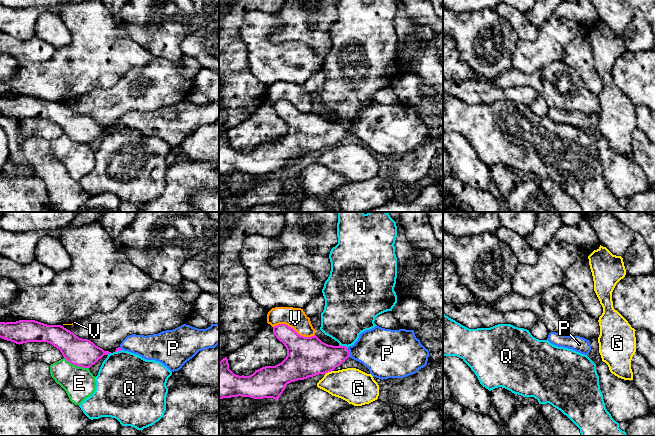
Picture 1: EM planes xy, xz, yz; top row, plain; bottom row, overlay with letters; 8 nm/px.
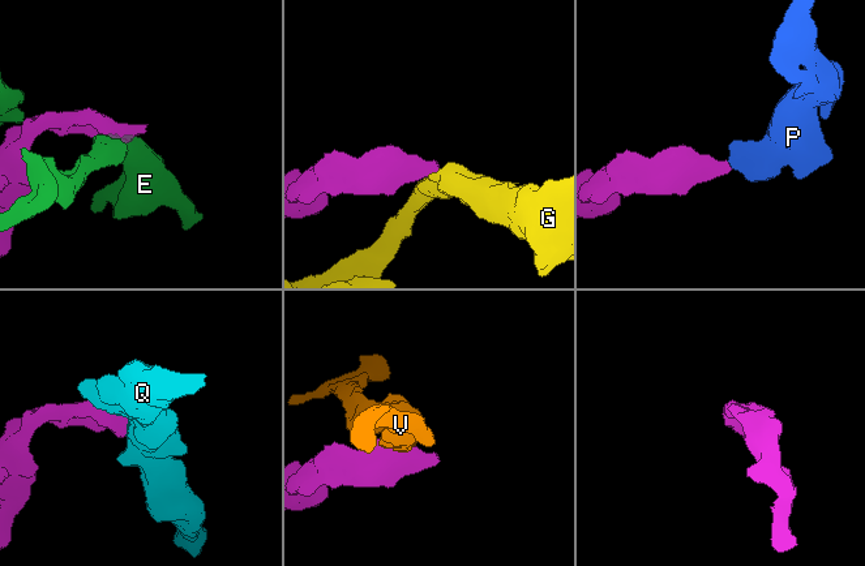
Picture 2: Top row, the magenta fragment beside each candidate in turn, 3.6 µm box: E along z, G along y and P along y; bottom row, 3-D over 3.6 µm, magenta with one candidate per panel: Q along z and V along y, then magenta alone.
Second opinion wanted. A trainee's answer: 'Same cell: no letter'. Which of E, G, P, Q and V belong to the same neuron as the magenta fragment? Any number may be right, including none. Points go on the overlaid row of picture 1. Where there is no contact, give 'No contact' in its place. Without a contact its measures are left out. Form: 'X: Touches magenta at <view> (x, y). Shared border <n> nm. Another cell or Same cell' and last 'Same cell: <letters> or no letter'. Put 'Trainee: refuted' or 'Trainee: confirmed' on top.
Trainee: refuted
E: Touches magenta at xy (76, 365). Shared border 220 nm. Another cell
G: Touches magenta at xz (328, 371). Shared border 70 nm. Another cell
P: Touches magenta at xz (348, 352). Shared border 80 nm. Same cell
Q: Touches magenta at xz (343, 346). Shared border 80 nm. Another cell
V: Touches magenta at xz (293, 329). Shared border 340 nm. Another cell
Same cell: P

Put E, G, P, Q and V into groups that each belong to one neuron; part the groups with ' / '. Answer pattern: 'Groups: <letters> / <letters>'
Groups: E / G / P / Q / V

